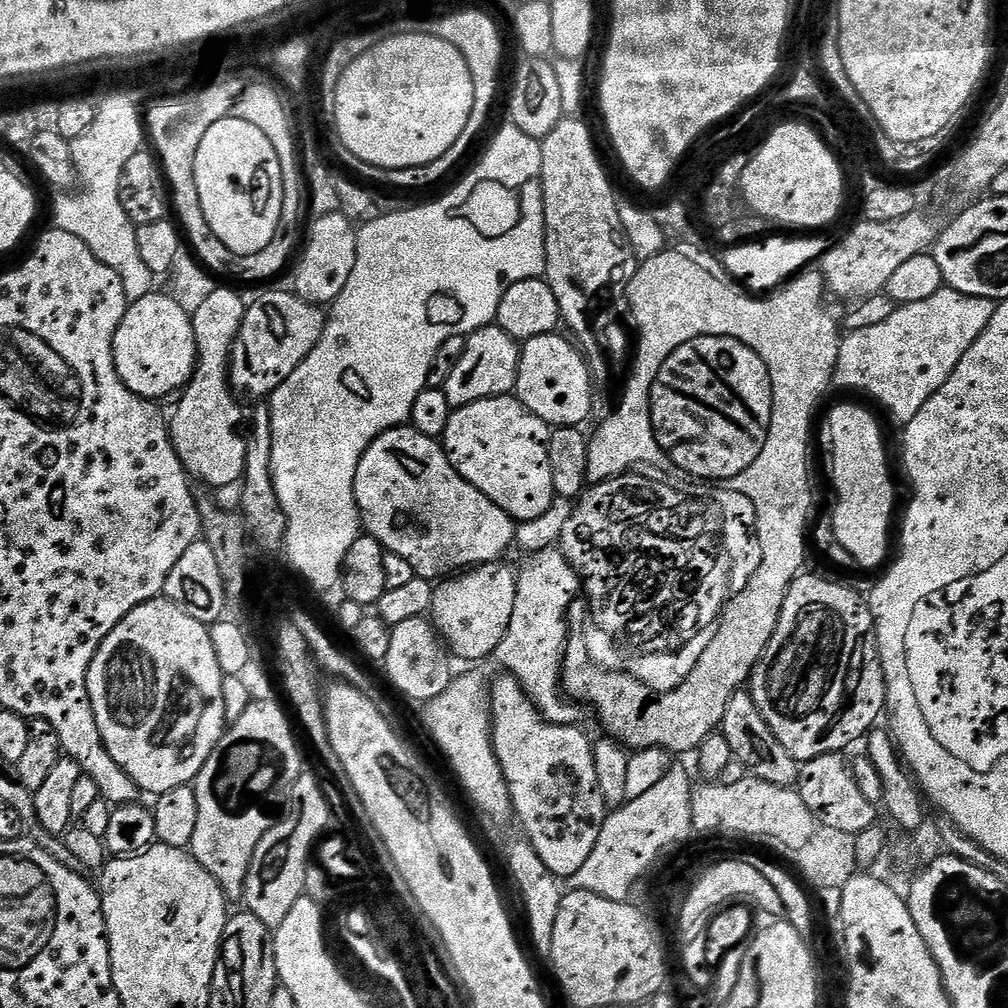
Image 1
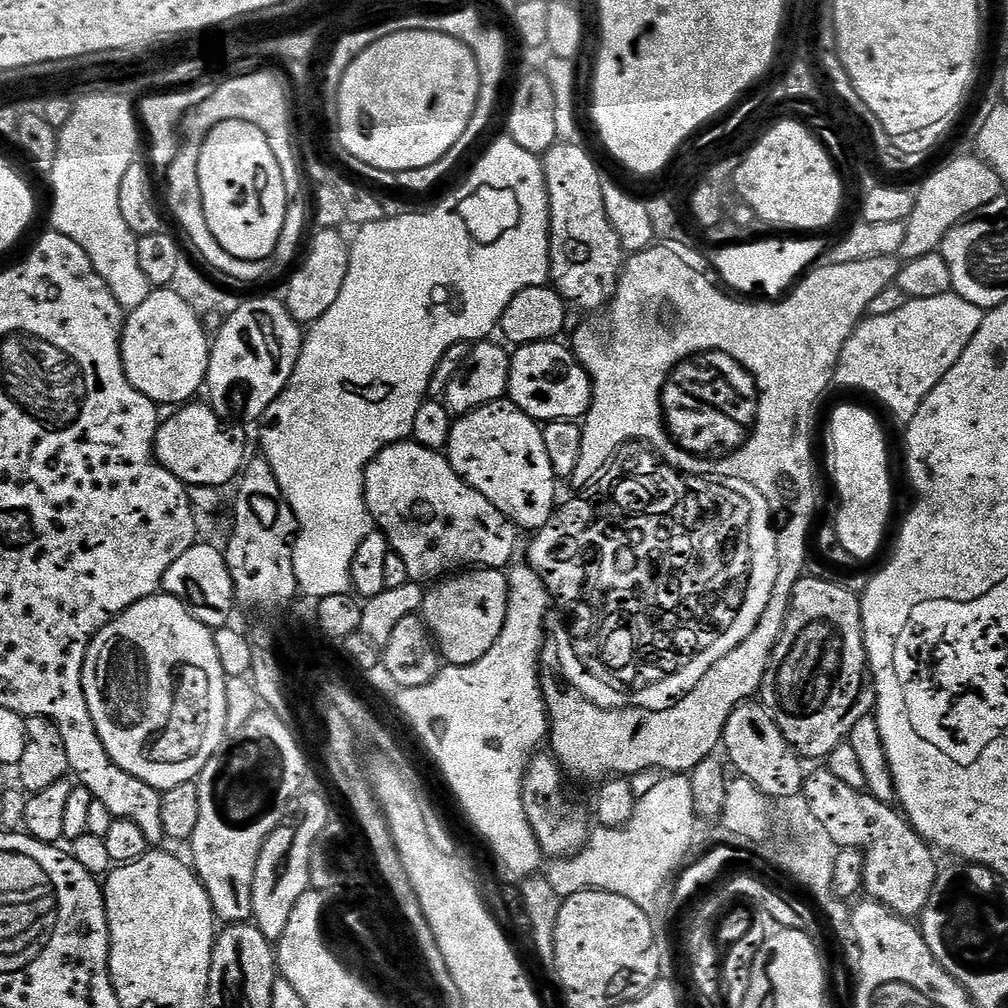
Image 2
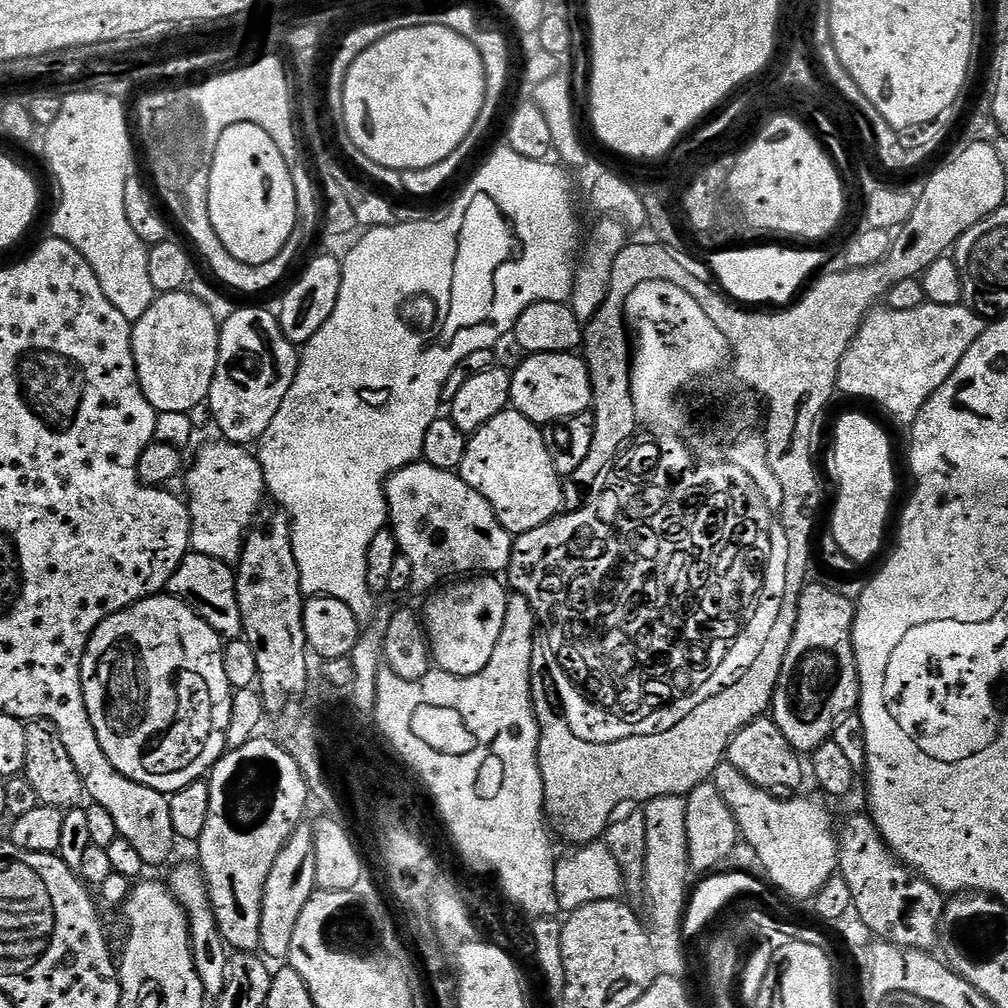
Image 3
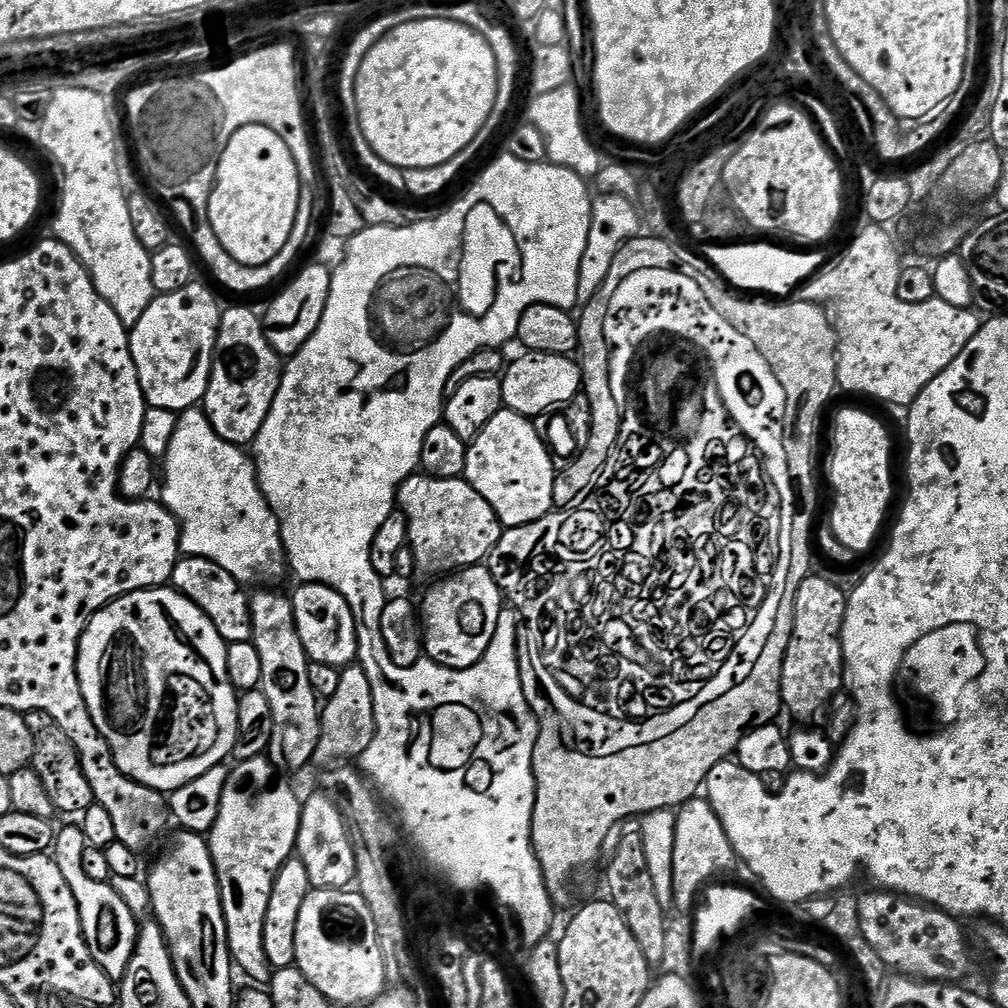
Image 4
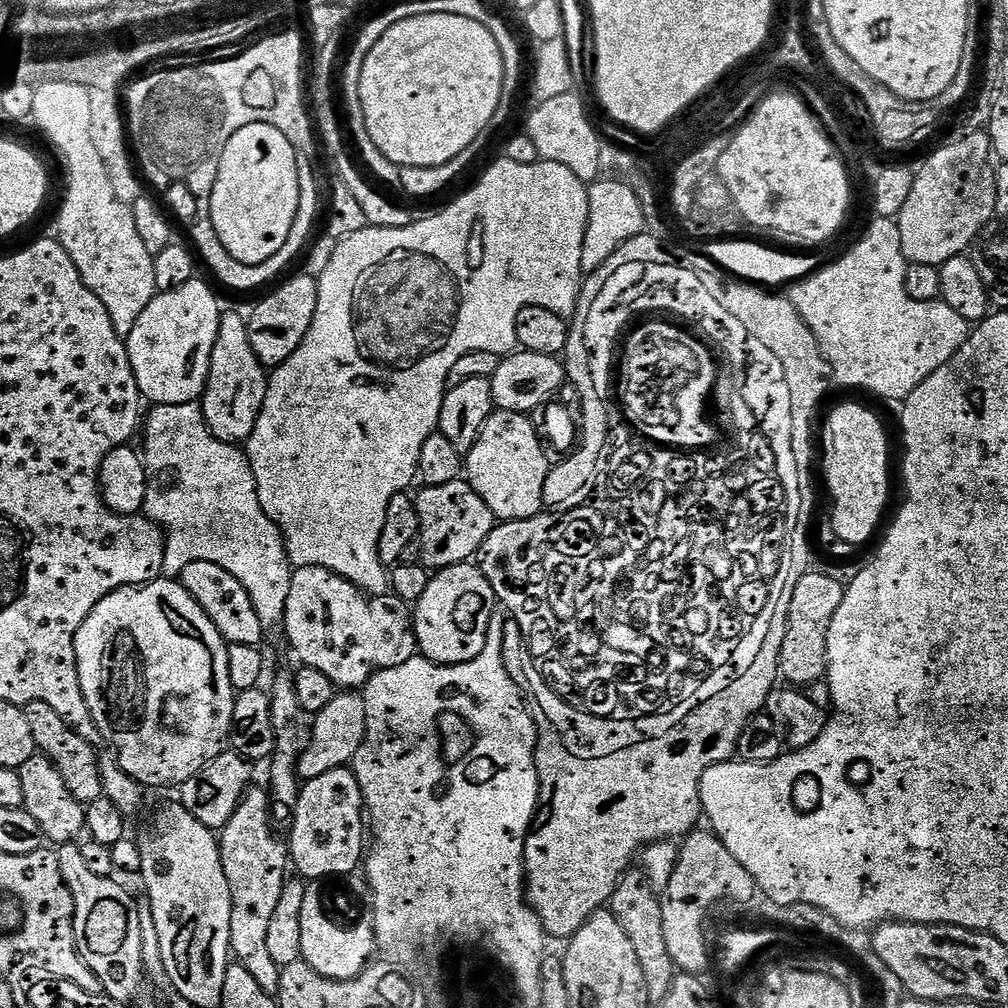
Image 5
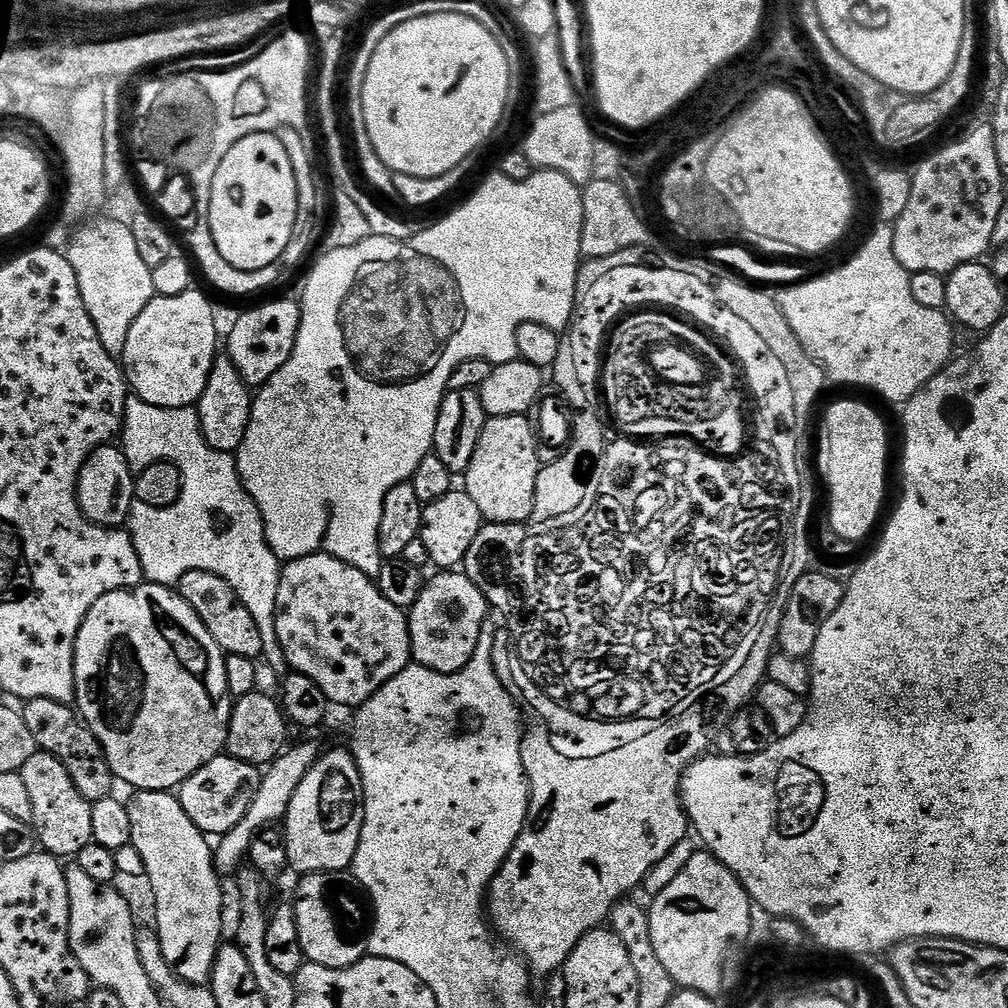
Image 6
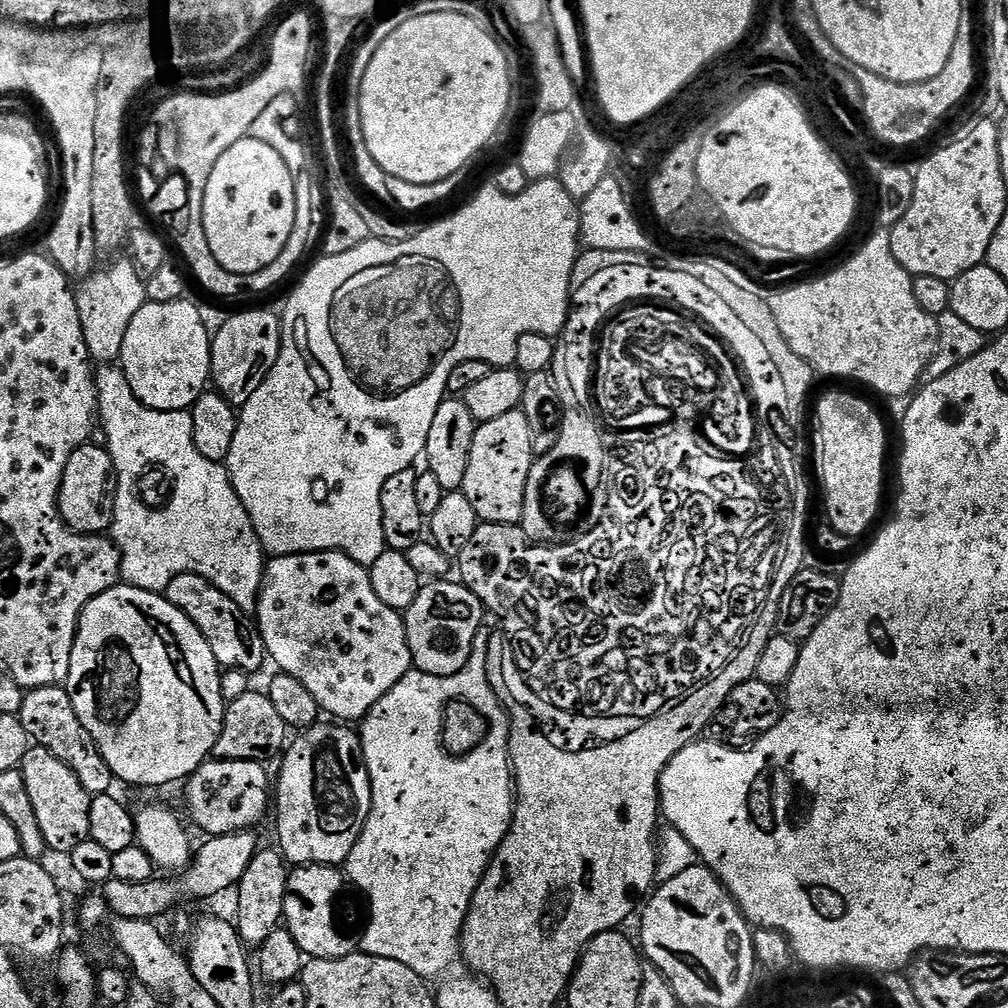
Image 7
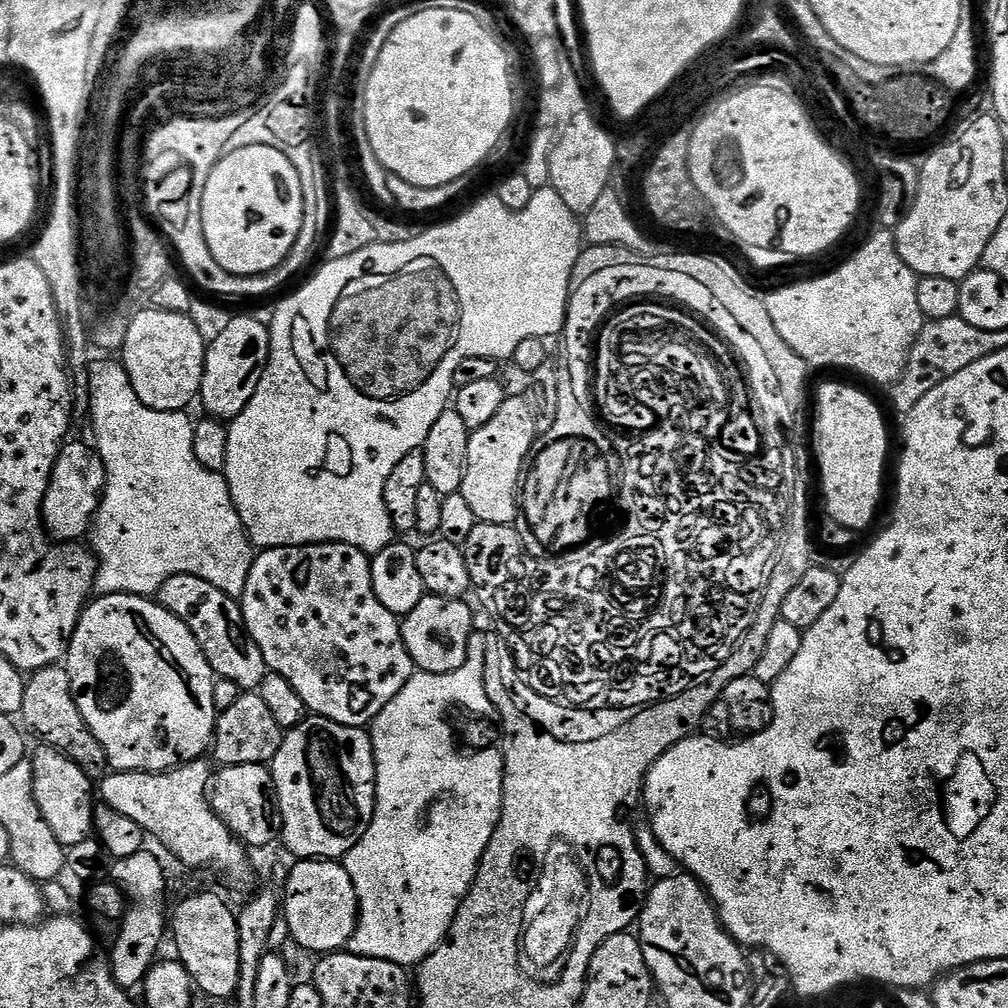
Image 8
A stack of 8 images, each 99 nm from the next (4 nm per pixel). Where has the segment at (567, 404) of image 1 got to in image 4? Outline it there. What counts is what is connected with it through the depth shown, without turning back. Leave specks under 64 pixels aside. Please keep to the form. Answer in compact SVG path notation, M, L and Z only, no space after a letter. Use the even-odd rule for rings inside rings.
M524 354L521 360L507 365L500 382L504 395L504 408L529 418L537 418L543 412L560 410L563 404L571 402L582 392L580 365L572 356L551 356L550 354ZM554 408L554 409L551 409Z

